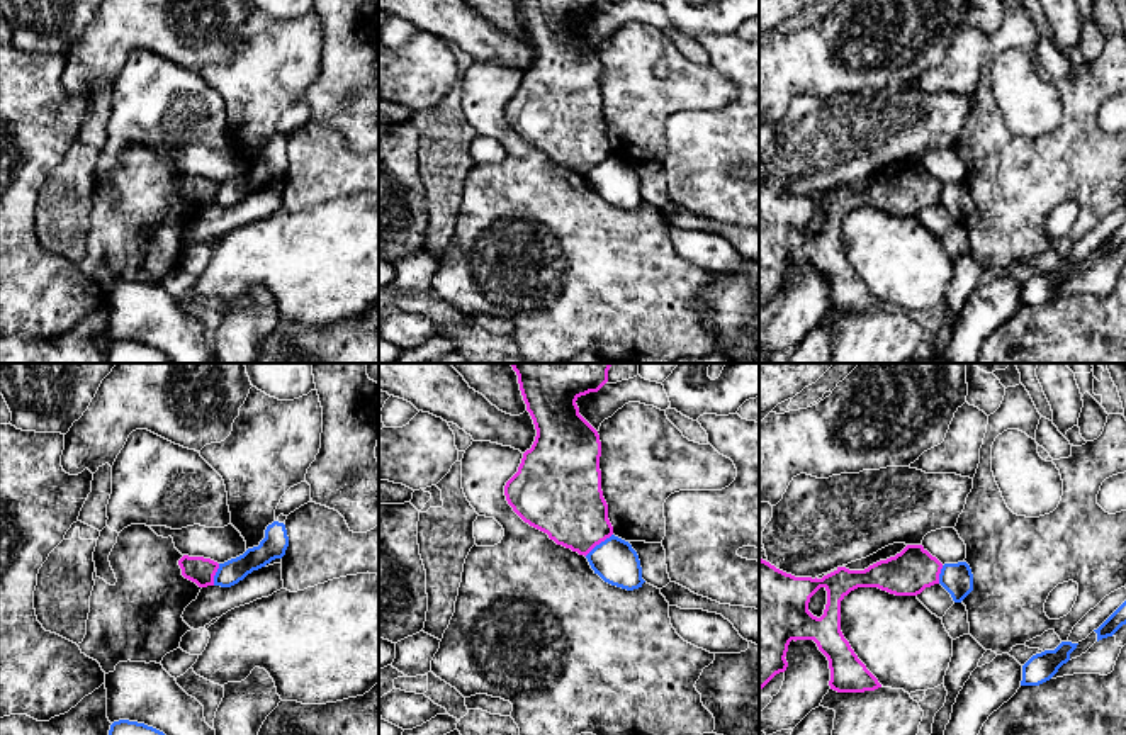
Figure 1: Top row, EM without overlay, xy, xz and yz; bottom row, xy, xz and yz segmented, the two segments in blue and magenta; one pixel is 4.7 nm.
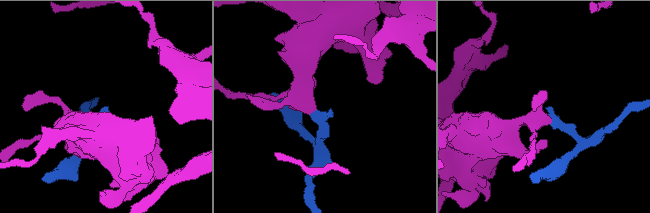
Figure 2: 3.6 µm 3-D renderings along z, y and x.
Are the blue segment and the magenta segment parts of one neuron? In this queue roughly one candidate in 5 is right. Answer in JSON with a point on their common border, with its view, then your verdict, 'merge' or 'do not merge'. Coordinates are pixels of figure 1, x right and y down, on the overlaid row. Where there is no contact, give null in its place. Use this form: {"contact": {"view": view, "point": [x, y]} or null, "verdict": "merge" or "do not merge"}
{"contact": {"view": "xz", "point": [600, 544]}, "verdict": "do not merge"}

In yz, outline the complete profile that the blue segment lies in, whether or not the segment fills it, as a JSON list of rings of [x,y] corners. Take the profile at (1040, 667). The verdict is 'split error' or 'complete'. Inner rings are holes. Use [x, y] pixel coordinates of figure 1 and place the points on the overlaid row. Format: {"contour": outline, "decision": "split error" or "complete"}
{"contour": [[[1061,642],[1055,650],[1044,650],[1033,655],[1022,665],[1022,681],[1021,686],[1039,686],[1050,681],[1058,669],[1070,660],[1070,654],[1077,648],[1078,643]]], "decision": "complete"}

